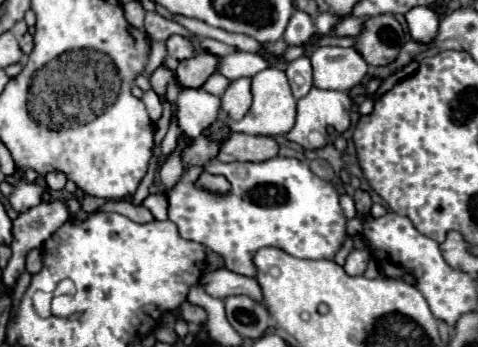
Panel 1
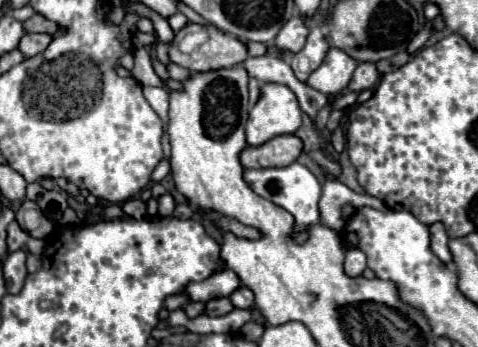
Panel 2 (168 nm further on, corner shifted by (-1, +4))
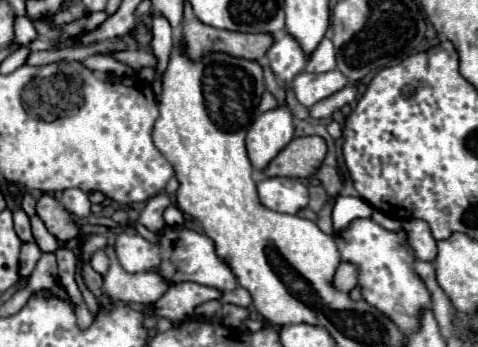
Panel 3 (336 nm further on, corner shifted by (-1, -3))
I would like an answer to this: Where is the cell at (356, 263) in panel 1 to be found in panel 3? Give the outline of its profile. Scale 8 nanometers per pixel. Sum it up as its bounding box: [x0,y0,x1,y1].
[333,263,357,293]

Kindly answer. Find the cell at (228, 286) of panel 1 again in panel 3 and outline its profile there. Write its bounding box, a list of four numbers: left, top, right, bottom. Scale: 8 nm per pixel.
[151,283,221,321]

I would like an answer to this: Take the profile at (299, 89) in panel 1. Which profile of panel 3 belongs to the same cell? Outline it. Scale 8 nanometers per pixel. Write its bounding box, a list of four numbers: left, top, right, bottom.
[305,39,337,73]

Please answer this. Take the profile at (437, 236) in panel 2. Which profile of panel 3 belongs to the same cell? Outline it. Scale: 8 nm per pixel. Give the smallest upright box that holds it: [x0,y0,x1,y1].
[401,219,437,261]

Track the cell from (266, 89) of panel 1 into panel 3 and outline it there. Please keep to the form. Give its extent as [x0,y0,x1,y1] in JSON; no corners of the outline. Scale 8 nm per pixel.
[247,105,293,171]

